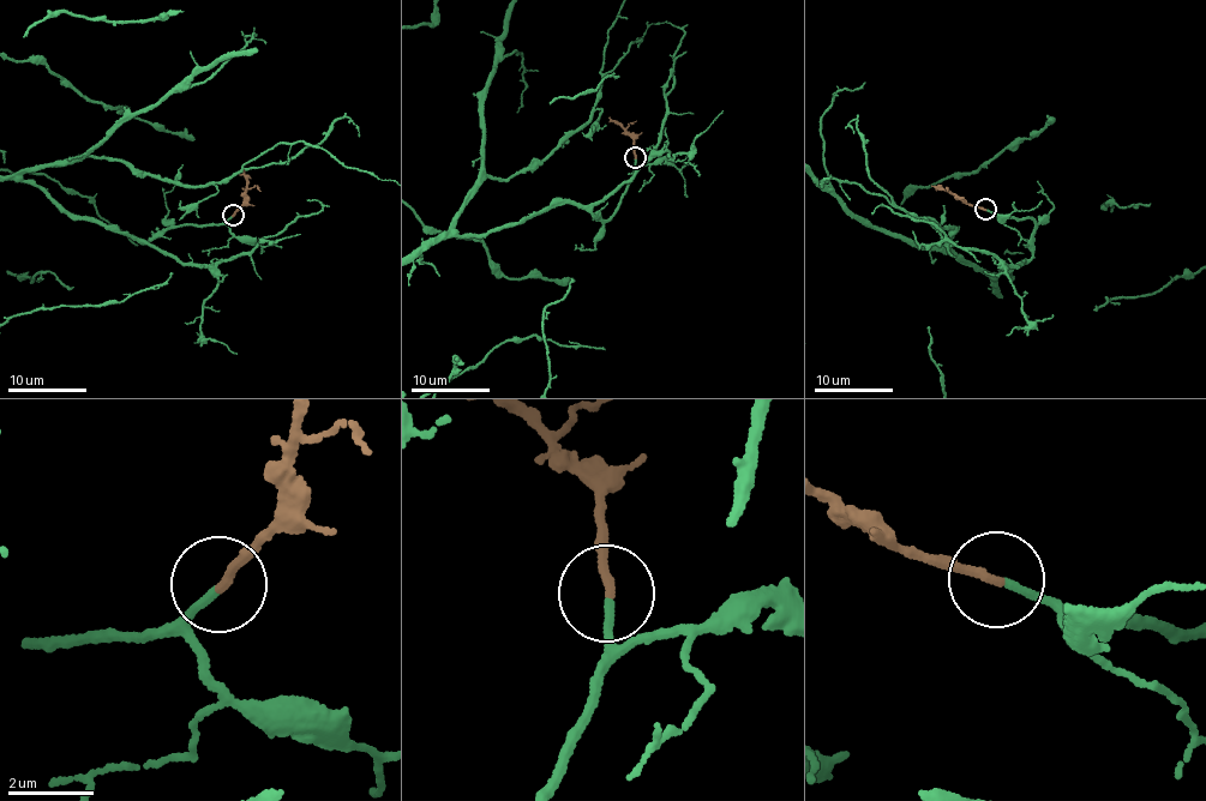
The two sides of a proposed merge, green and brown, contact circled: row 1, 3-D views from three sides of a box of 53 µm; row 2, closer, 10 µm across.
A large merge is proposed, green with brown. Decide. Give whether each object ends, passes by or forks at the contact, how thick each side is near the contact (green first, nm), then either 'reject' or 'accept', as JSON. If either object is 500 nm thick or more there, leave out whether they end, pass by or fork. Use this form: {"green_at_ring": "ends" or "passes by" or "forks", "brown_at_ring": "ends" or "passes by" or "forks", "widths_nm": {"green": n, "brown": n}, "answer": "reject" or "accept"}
{"green_at_ring": "ends", "brown_at_ring": "ends", "widths_nm": {"green": 170, "brown": 200}, "answer": "accept"}

